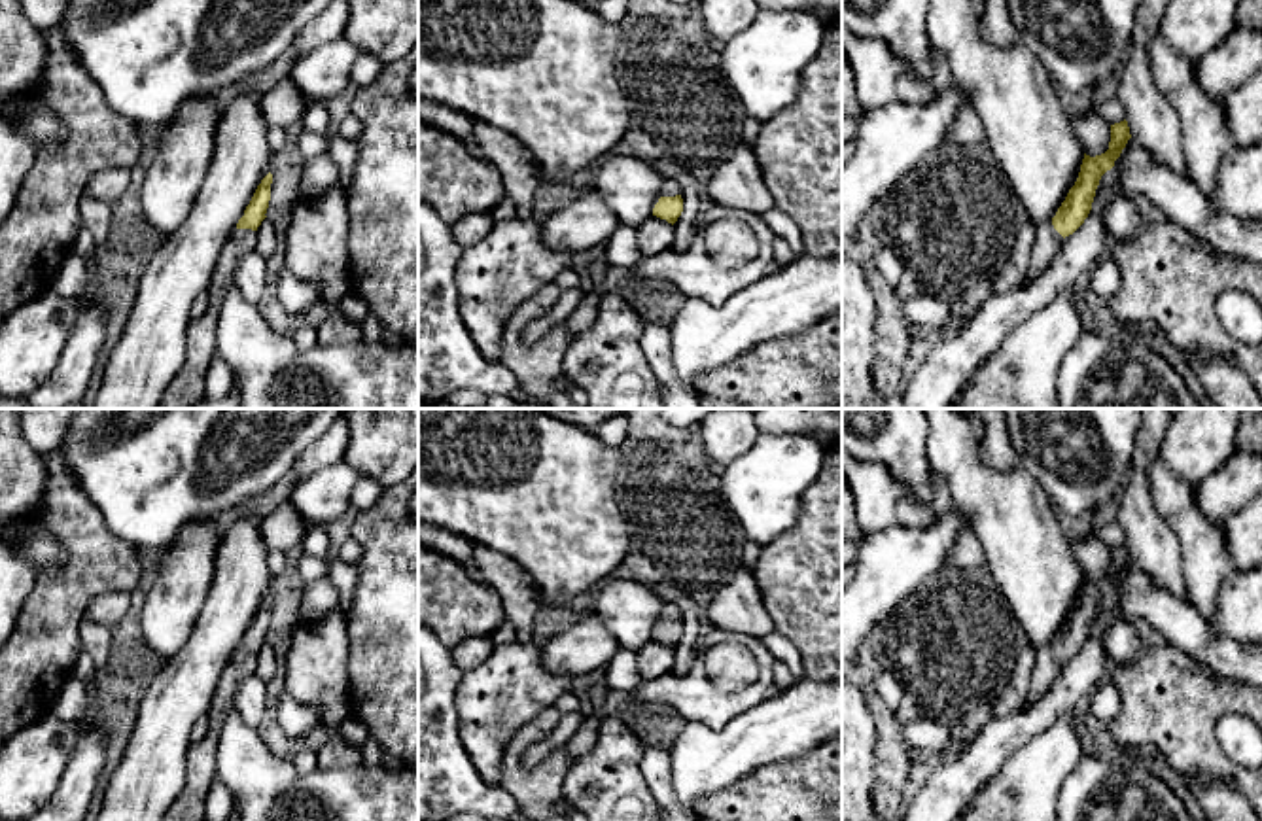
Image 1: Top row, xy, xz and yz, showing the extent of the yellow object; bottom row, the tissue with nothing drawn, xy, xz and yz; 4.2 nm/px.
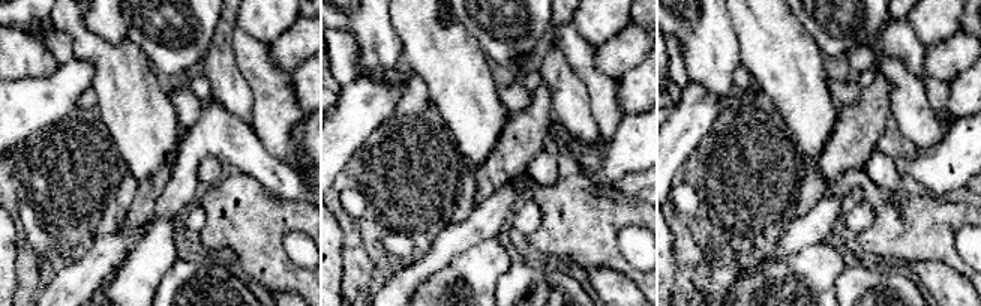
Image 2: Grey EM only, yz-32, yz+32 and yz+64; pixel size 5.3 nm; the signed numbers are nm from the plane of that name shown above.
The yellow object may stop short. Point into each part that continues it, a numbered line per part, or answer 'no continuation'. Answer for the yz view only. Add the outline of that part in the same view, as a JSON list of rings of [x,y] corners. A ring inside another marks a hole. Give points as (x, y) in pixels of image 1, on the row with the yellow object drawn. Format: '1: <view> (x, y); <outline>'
1: yz (1049, 241); [[[1052,221],[1037,227],[1033,259],[1029,263],[1025,282],[1037,278],[1061,248],[1063,236],[1054,229]]]

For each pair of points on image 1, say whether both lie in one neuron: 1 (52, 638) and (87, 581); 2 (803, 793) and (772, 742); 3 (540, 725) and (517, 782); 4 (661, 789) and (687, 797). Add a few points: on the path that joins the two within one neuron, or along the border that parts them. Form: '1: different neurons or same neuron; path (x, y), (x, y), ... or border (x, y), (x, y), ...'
1: same neuron; path (52, 625), (52, 617), (74, 594)
2: different neurons; border (822, 742), (797, 757), (765, 763), (742, 778)
3: same neuron; path (526, 738), (513, 753), (513, 768)
4: different neurons; border (670, 751), (670, 784), (680, 801)

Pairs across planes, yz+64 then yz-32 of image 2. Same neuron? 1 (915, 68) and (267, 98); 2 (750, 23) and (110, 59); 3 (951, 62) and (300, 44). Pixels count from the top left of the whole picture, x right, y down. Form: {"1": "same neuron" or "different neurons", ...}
{"1": "same neuron", "2": "same neuron", "3": "same neuron"}

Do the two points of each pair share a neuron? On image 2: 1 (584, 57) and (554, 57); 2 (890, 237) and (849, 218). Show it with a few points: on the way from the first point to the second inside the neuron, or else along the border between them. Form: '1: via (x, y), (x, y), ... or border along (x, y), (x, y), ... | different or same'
1: border along (552, 42), (585, 86) | different
2: border along (864, 201), (872, 210), (872, 221), (855, 233) | different

